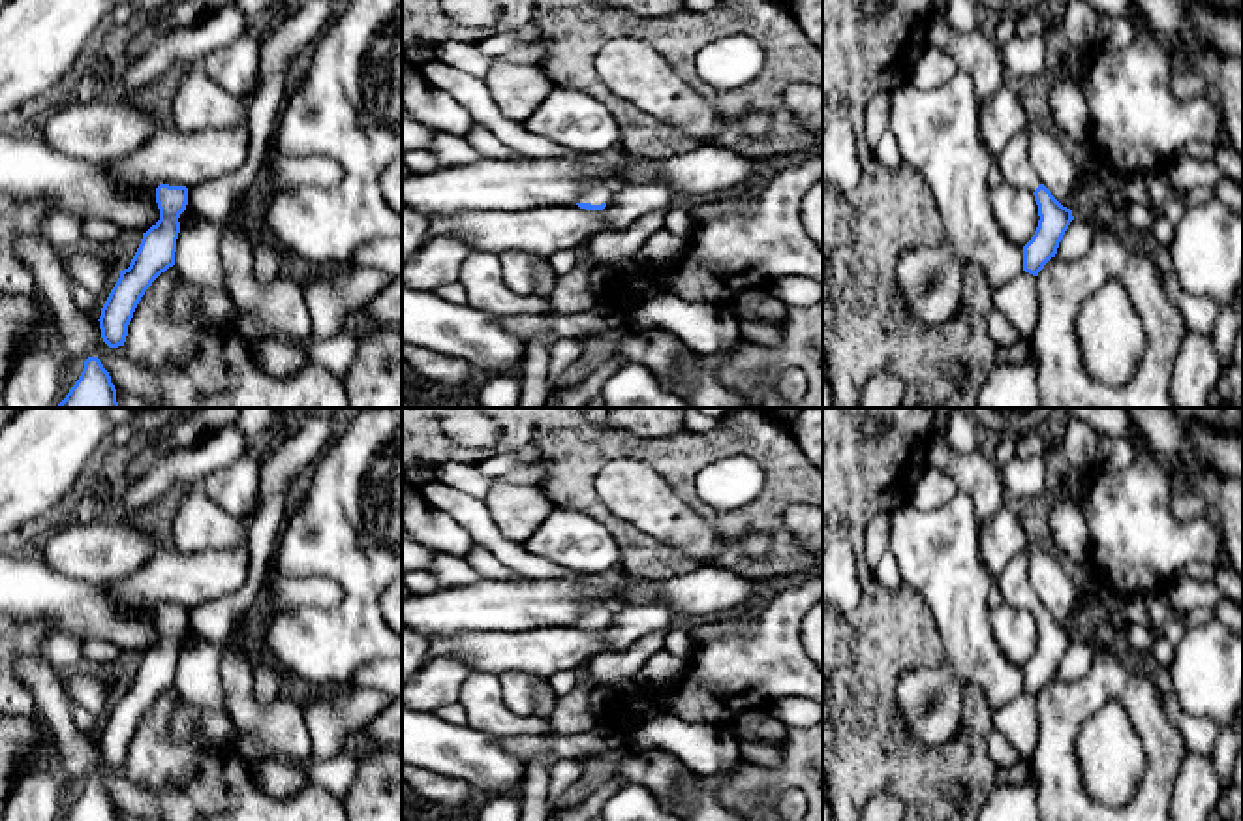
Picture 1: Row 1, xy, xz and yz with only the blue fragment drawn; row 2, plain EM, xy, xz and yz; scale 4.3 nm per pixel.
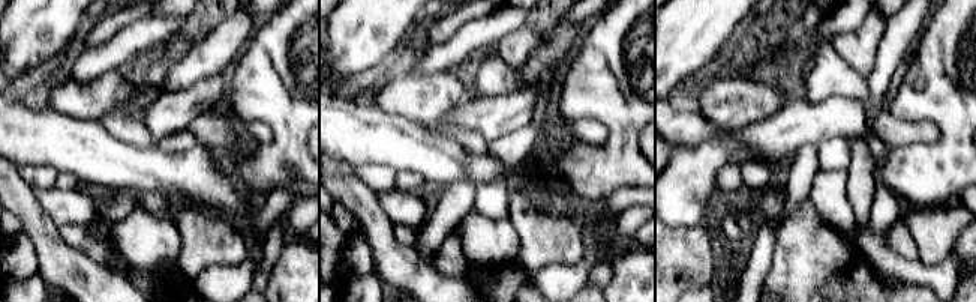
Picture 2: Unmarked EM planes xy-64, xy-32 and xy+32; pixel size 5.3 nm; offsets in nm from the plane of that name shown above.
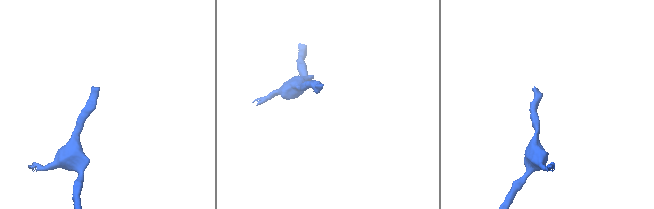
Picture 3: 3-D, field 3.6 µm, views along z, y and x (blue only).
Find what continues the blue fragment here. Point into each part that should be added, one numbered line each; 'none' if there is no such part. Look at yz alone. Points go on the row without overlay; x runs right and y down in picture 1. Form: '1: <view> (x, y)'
1: yz (1012, 583)

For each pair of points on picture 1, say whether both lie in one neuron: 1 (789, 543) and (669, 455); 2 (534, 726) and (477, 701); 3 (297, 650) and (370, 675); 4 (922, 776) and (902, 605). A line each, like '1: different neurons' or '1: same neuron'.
1: same neuron
2: same neuron
3: different neurons
4: same neuron

